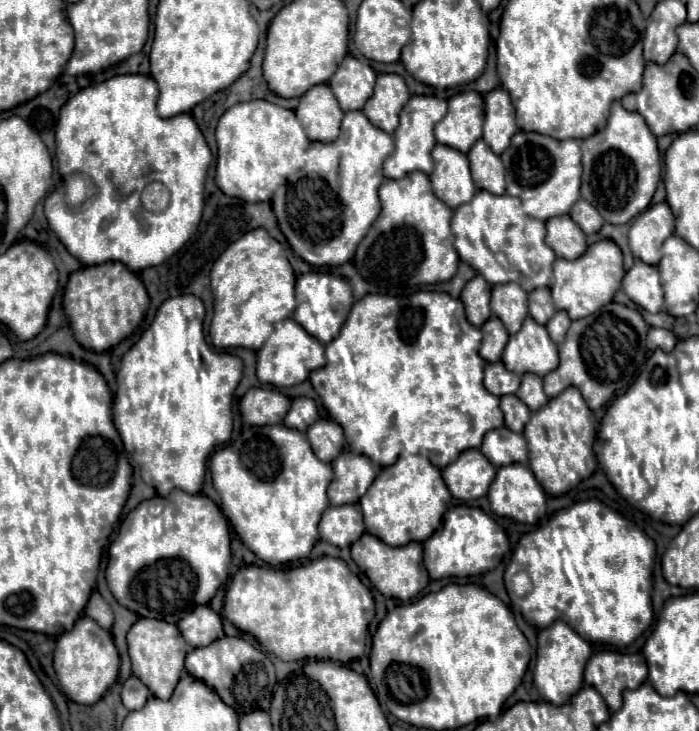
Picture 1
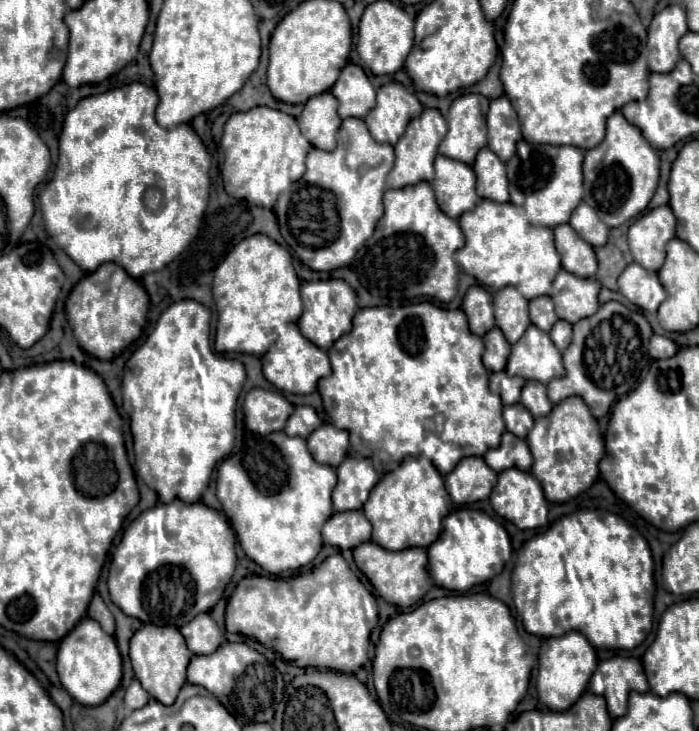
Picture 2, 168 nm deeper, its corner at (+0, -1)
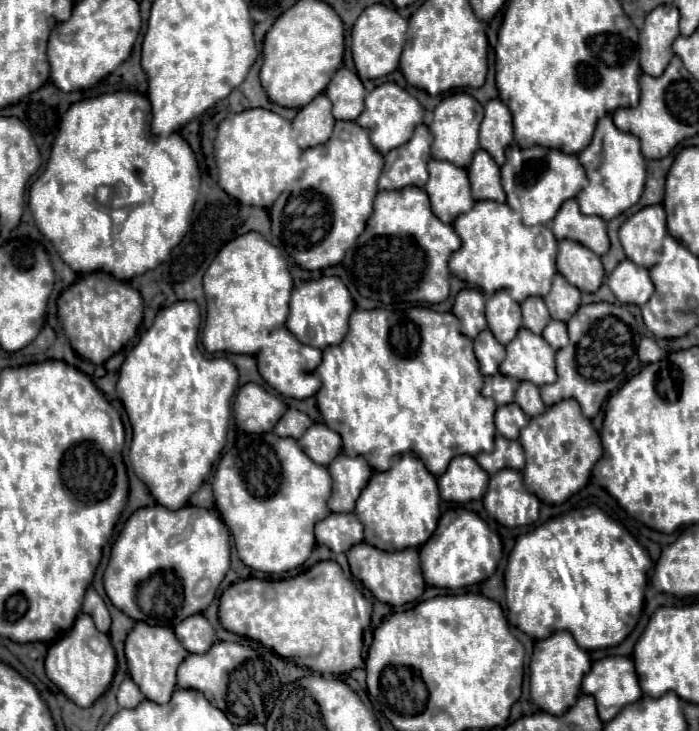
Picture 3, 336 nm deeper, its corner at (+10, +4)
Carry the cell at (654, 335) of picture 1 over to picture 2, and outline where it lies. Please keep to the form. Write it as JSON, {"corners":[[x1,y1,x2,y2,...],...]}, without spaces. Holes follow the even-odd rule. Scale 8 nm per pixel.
{"corners":[[653,335,651,337,651,345,649,345,649,355,653,359,669,359,677,353,677,345,661,335]]}

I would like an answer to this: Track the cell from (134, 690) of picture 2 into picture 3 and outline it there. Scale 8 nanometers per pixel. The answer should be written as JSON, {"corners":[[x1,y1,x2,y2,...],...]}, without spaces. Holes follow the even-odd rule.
{"corners":[[127,676,117,692,117,702,121,708,135,708,139,702,143,700,141,690,137,688,137,684,133,684,133,680]]}

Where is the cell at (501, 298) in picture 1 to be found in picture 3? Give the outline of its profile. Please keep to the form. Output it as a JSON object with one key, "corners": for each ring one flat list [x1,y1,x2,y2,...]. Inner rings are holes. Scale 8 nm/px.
{"corners":[[505,290,493,292,487,298,485,316,489,330,501,344,509,344,521,328,521,308]]}

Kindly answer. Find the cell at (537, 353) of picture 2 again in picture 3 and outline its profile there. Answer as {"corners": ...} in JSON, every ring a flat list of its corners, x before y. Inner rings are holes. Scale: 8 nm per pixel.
{"corners":[[521,328,521,332,517,332,517,336,507,344,507,356,499,372,517,380,529,380,537,386,551,384,557,380,555,350,545,344,543,336]]}

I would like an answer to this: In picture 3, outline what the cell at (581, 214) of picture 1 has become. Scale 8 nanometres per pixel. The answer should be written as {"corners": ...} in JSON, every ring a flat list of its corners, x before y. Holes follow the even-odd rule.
{"corners":[[567,200,559,208,557,216,553,218,553,234,557,240,561,238,575,240,593,250,597,256,609,250,605,220,601,220,599,216,581,214,577,200]]}

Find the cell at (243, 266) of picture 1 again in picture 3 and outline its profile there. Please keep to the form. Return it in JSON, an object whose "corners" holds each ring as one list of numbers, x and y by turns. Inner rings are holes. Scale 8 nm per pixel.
{"corners":[[247,232,219,250,205,272,203,288,207,299,203,326,205,350,255,356,261,350,259,334,285,324,293,280,281,250,259,232]]}

